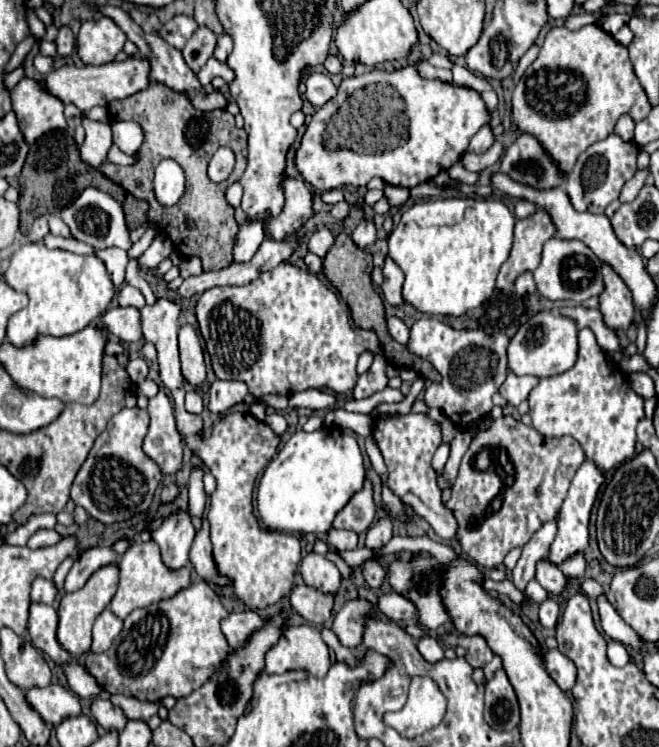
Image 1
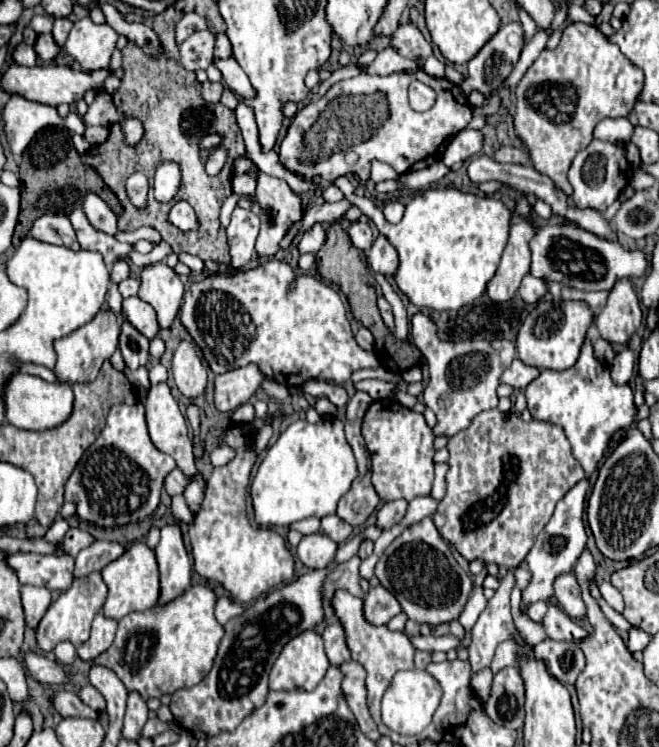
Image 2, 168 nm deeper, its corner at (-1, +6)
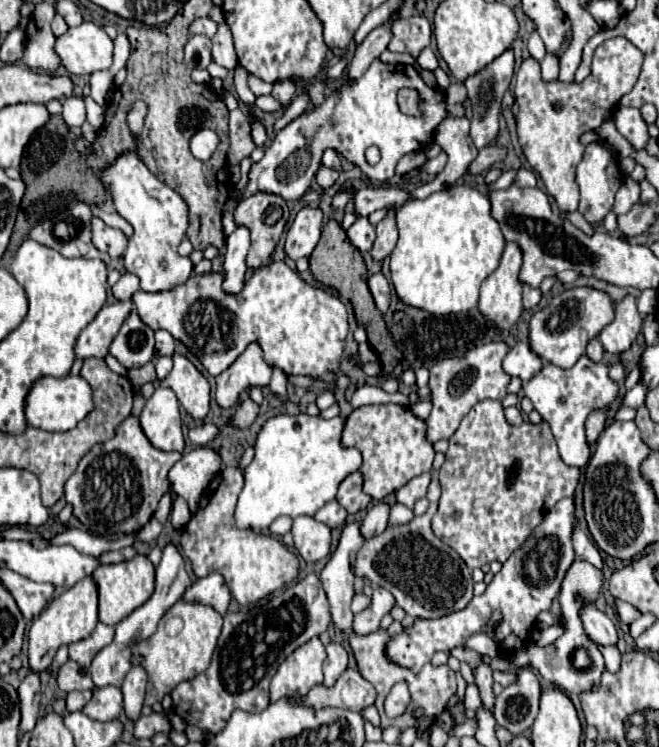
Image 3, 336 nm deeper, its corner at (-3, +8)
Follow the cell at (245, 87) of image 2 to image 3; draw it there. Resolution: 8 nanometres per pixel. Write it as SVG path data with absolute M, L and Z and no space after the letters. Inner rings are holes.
M249 76L249 88L251 88L251 92L253 92L255 96L261 96L261 94L271 94L271 90L273 90L273 86L271 86L269 82L259 80L257 76Z

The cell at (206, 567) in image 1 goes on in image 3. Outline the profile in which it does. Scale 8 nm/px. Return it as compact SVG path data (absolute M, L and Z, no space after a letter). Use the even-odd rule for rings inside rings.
M157 388L141 412L141 428L149 442L159 450L183 452L185 438L181 430L179 402L169 388Z

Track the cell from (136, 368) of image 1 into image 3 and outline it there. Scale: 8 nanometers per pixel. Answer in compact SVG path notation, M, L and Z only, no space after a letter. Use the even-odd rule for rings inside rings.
M133 310L125 324L121 326L119 334L109 346L109 354L119 360L121 366L137 368L151 362L155 354L155 340L153 330L141 322L137 312Z

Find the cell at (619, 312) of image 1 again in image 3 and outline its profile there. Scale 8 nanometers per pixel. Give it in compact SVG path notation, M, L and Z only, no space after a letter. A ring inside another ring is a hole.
M625 296L615 308L615 320L605 326L599 334L599 342L609 354L623 354L631 348L637 334L641 332L641 314L633 296Z

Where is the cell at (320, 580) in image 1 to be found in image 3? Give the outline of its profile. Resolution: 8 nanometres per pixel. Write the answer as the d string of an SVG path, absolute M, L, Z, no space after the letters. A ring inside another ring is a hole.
M297 516L293 518L291 528L295 548L303 556L305 562L317 562L329 556L331 534L323 522L317 522L313 516Z

